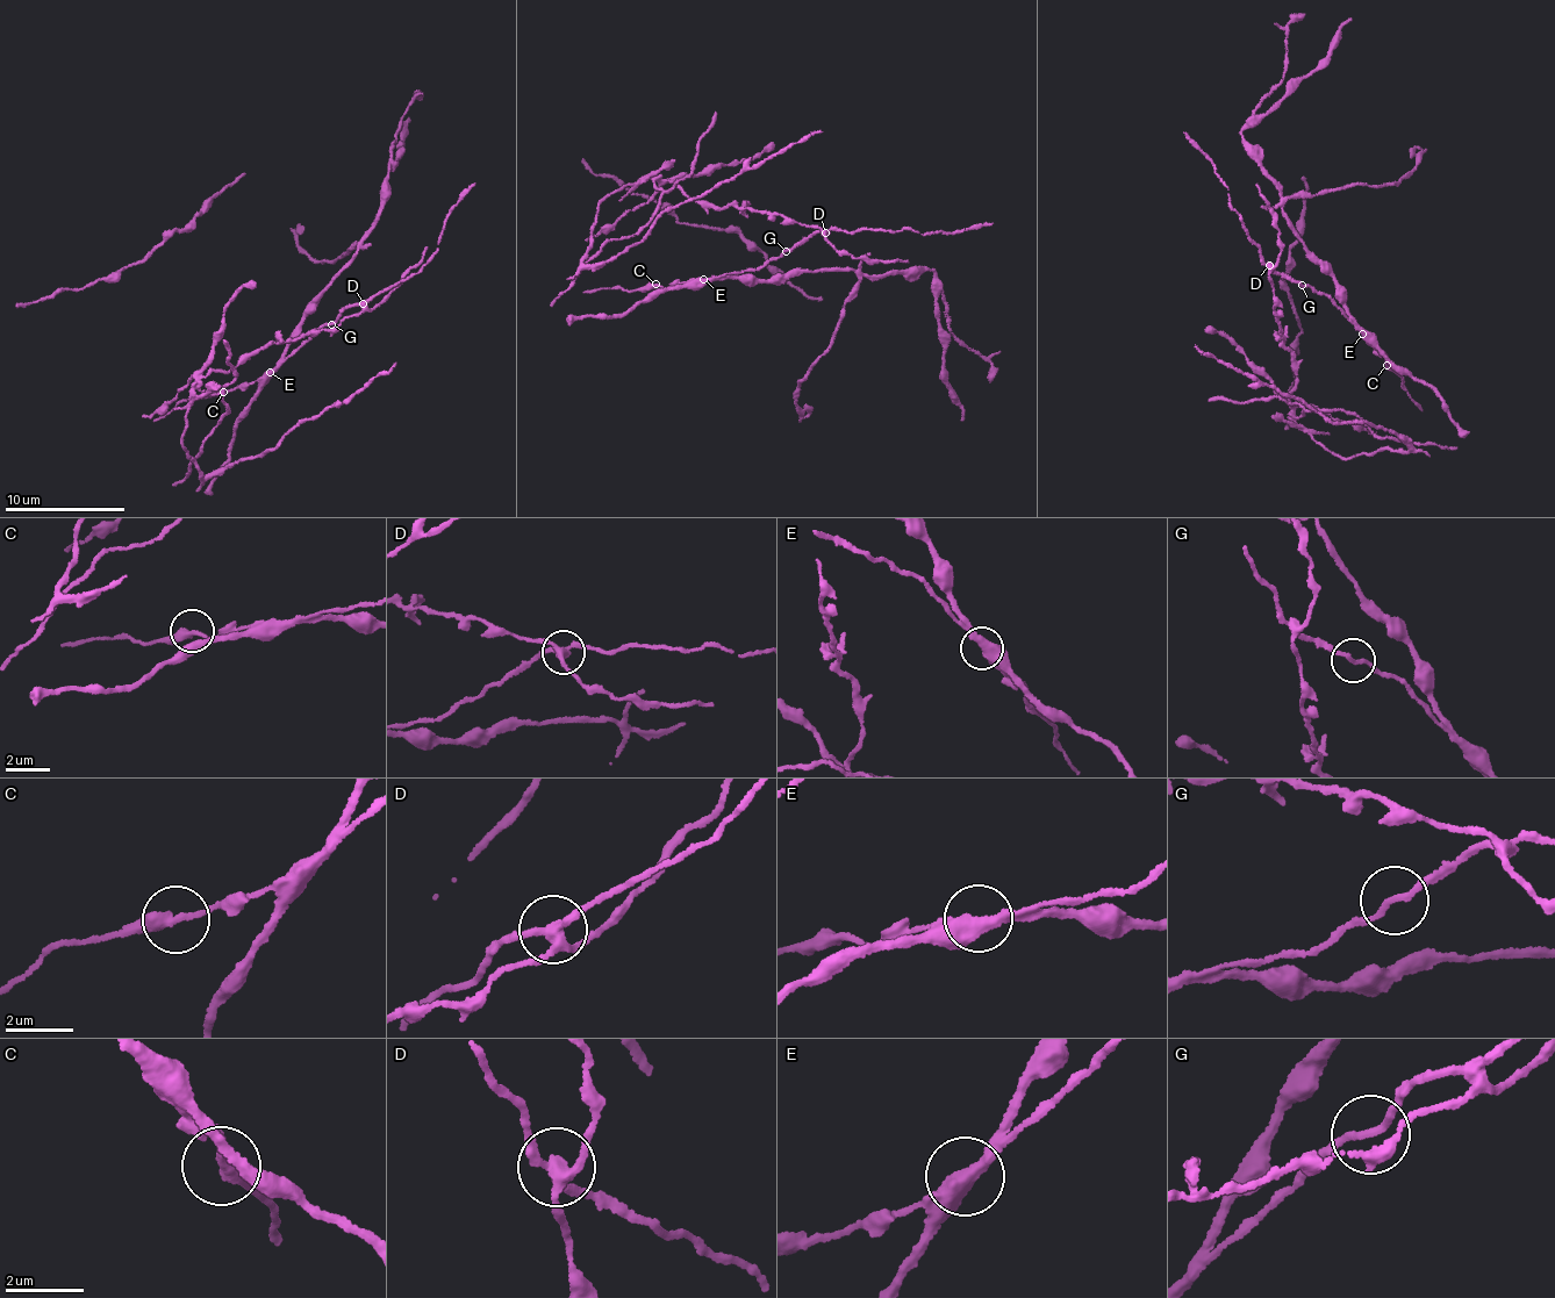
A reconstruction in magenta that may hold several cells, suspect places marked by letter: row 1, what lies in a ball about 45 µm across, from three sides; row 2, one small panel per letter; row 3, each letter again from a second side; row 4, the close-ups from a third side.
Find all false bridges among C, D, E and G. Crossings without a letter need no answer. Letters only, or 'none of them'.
D, E

